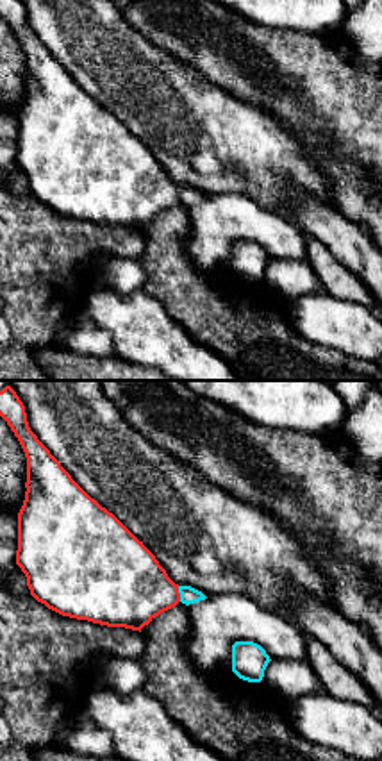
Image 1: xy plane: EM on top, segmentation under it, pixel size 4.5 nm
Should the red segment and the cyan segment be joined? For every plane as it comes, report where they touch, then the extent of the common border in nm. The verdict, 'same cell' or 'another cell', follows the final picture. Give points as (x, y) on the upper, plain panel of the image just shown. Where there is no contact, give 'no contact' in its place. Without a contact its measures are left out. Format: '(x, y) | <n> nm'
(179, 193) | 70 nm

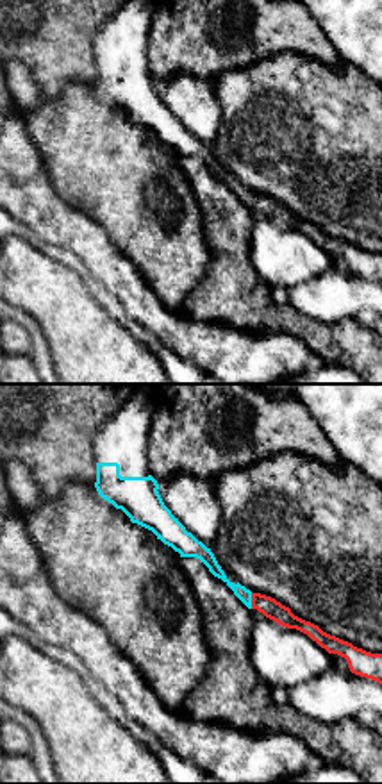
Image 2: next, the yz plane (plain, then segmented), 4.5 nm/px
(252, 200) | 70 nm

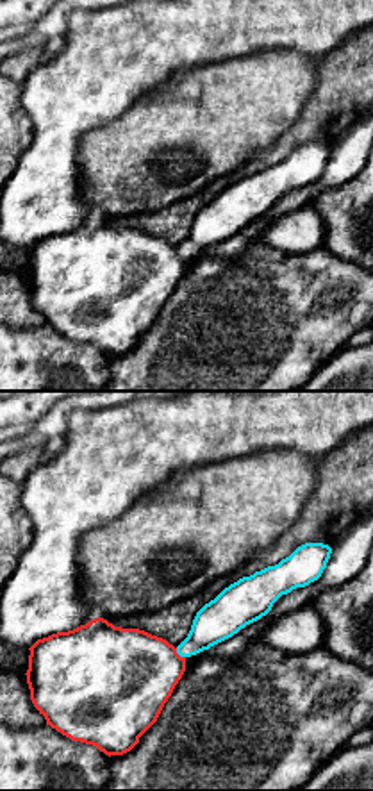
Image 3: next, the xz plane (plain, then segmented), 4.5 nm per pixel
(177, 254) | 60 nm

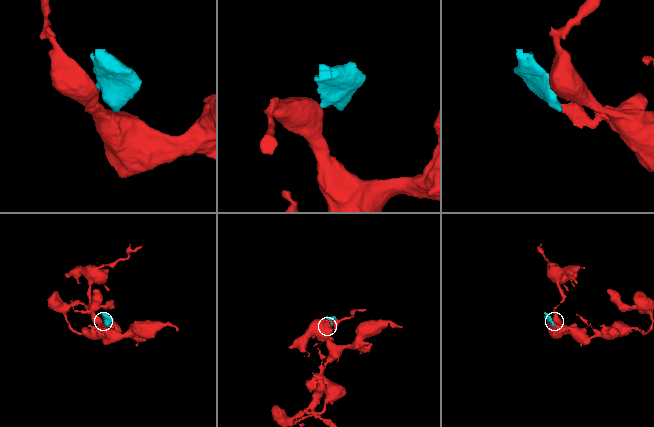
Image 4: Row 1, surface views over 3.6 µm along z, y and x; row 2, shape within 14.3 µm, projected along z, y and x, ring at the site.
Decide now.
another cell

